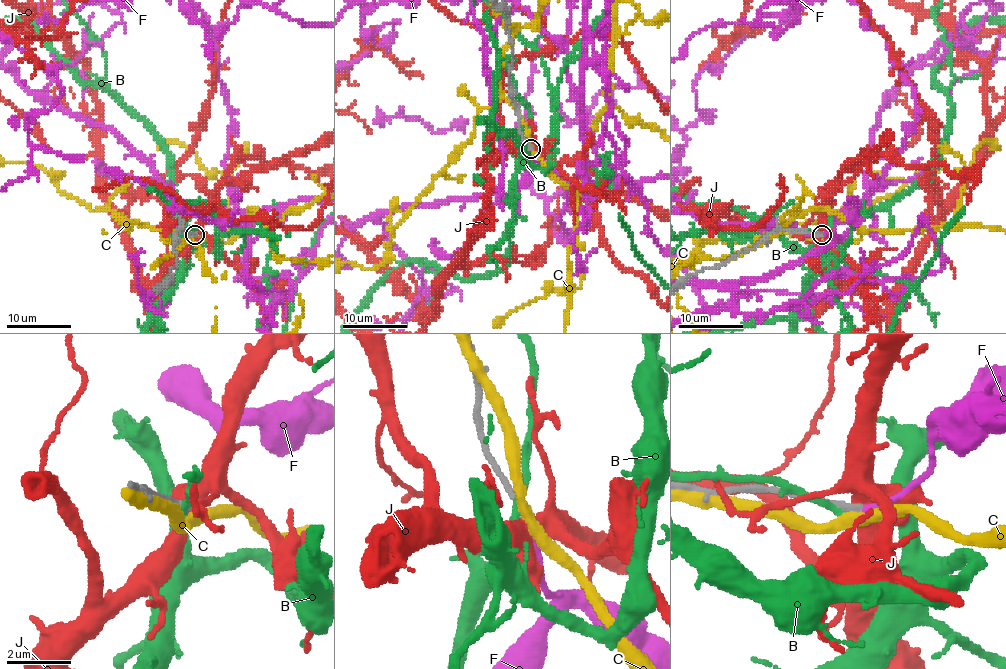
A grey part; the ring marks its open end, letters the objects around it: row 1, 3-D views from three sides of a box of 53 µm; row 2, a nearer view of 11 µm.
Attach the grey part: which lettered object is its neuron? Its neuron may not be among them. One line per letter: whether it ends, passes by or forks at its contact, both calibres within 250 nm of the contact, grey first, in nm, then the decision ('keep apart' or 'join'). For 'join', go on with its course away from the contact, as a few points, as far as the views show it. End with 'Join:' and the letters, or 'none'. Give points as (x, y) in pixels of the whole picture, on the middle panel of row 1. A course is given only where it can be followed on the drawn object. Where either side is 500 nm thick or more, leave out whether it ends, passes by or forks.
B: it passes by; calibres 280 and 240 nm; keep apart
C: it passes by; calibres 240 and 360 nm; keep apart
F: it ends; calibres 200 and 180 nm; join
J: it forks; calibres 240 and 480 nm; keep apart
Join: F

